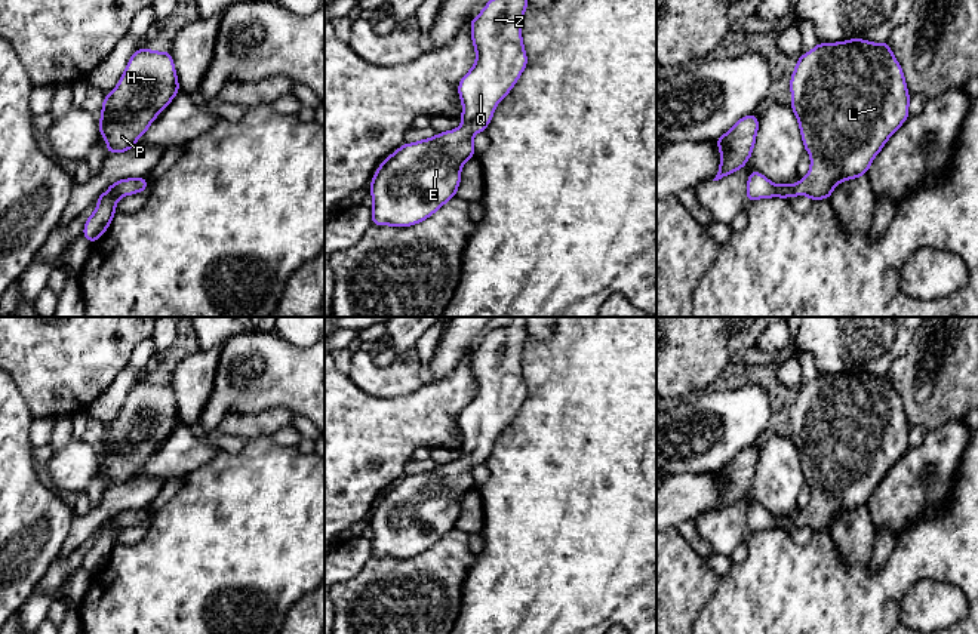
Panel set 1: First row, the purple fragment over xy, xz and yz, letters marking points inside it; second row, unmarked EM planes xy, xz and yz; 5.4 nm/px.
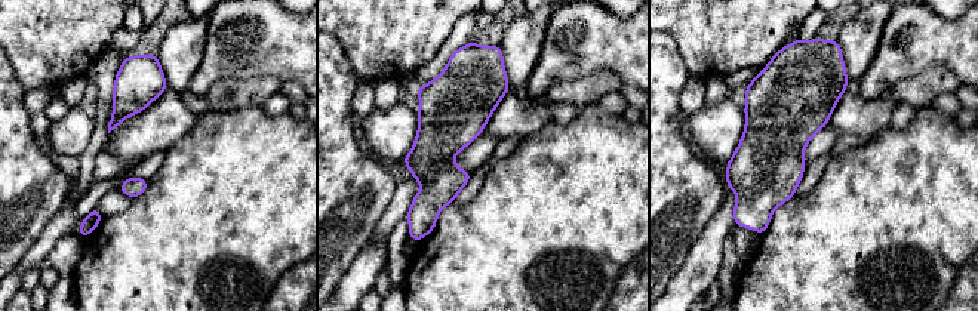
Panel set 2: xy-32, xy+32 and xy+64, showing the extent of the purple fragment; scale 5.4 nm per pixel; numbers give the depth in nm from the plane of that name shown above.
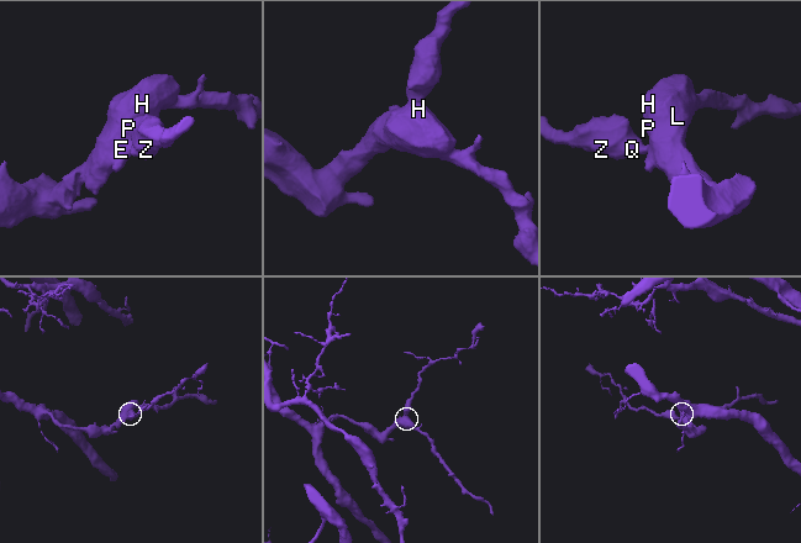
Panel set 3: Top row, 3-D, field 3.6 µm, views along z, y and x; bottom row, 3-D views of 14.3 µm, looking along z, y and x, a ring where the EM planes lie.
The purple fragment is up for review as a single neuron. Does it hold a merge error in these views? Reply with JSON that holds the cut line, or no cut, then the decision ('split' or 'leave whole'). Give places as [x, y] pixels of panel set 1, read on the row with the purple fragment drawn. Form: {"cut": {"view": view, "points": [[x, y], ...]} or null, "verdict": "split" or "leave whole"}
{"cut": null, "verdict": "leave whole"}

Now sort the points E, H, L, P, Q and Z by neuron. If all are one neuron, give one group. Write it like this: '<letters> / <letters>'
E H L P Q Z

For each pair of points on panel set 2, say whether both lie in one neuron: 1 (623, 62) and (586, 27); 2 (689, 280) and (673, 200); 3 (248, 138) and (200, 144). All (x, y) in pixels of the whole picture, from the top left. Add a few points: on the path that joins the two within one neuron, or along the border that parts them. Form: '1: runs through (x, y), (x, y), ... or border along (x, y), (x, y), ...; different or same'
1: runs through (614, 54), (594, 36); same
2: border along (704, 228), (666, 288); different
3: runs through (236, 144), (212, 144); same

